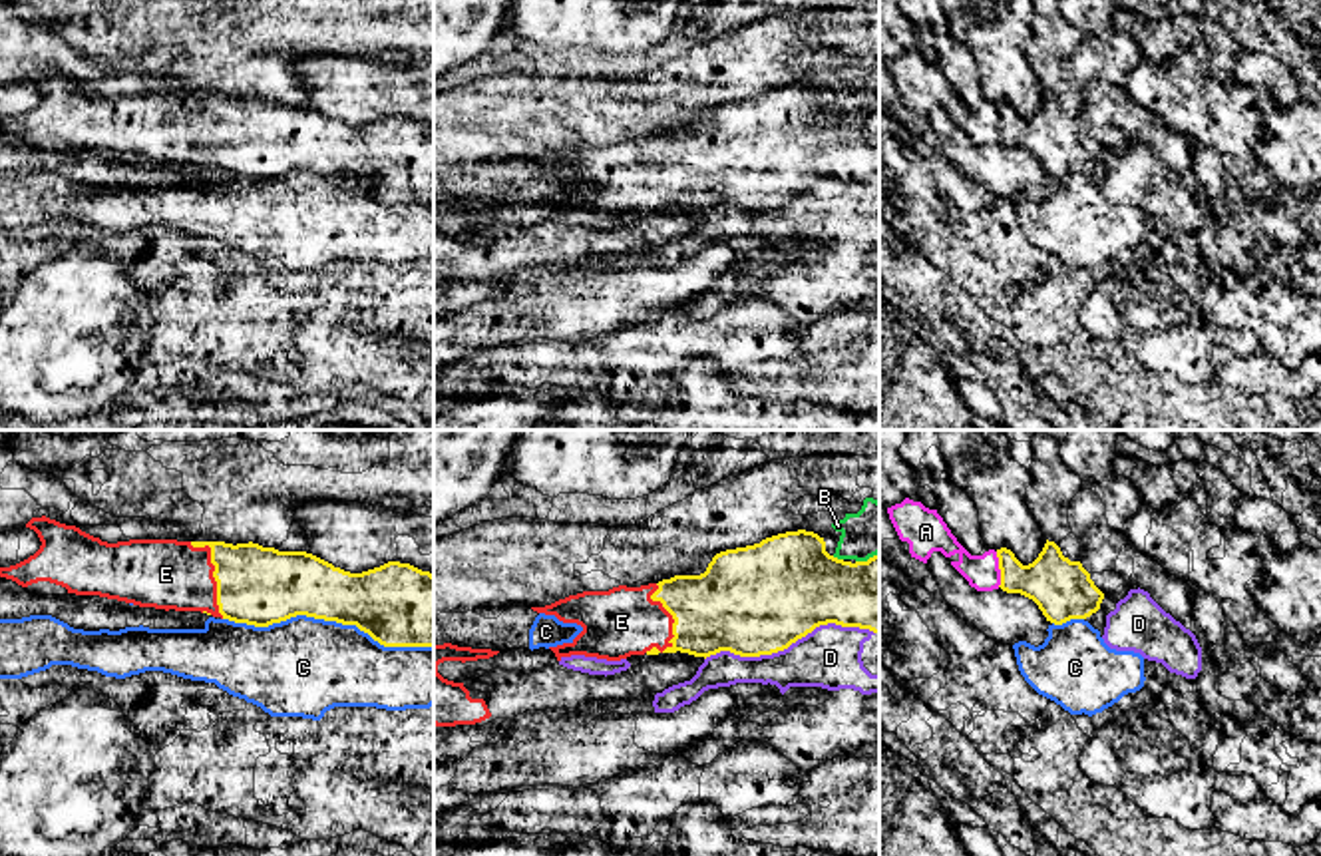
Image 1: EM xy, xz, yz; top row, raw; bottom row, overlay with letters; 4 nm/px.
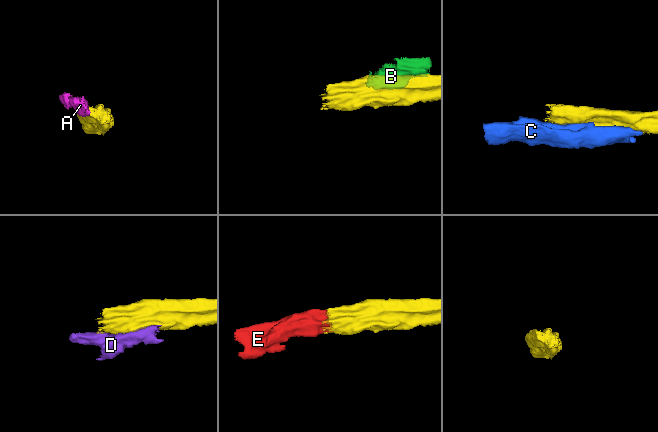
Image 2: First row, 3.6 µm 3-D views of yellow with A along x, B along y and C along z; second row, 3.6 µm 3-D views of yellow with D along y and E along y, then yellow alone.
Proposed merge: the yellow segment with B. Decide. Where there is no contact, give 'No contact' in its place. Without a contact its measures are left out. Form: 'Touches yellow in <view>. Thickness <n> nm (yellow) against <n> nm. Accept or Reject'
Touches yellow in xz. Thickness 420 nm (yellow) against 200 nm. Reject

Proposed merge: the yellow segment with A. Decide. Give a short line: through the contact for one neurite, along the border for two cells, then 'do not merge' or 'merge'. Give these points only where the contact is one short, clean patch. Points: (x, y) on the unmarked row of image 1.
line yz (995, 106), (999, 140); do not merge

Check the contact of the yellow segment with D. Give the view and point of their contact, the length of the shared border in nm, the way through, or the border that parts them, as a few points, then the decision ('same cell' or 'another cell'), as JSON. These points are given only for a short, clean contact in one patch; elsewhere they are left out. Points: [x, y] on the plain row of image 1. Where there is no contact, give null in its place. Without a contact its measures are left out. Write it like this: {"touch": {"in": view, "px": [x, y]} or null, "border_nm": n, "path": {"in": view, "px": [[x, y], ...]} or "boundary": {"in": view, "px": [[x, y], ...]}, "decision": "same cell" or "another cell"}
{"touch": {"in": "xz", "px": [788, 200]}, "border_nm": 700, "decision": "another cell"}

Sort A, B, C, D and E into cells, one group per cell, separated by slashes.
A / B / C / D / E

